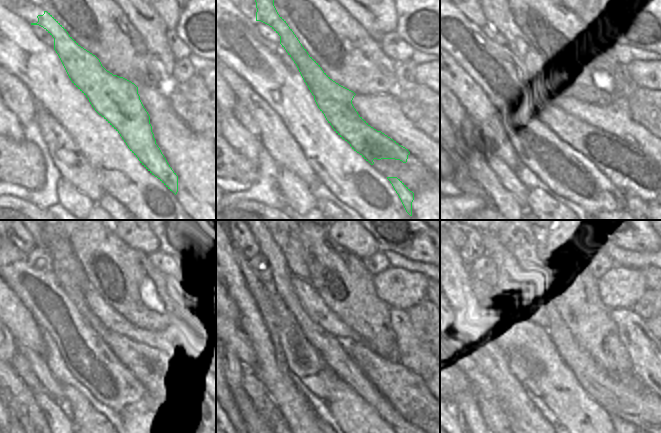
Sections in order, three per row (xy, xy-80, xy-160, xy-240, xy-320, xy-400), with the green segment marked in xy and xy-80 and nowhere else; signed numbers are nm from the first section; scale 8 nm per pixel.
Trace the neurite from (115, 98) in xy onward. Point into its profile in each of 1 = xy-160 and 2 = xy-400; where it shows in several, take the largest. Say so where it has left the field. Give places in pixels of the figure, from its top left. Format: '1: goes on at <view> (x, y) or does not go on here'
1: goes on at xy-160 (594, 143)
2: goes on at xy-400 (628, 379)

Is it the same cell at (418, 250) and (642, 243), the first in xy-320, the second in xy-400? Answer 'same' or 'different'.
same

